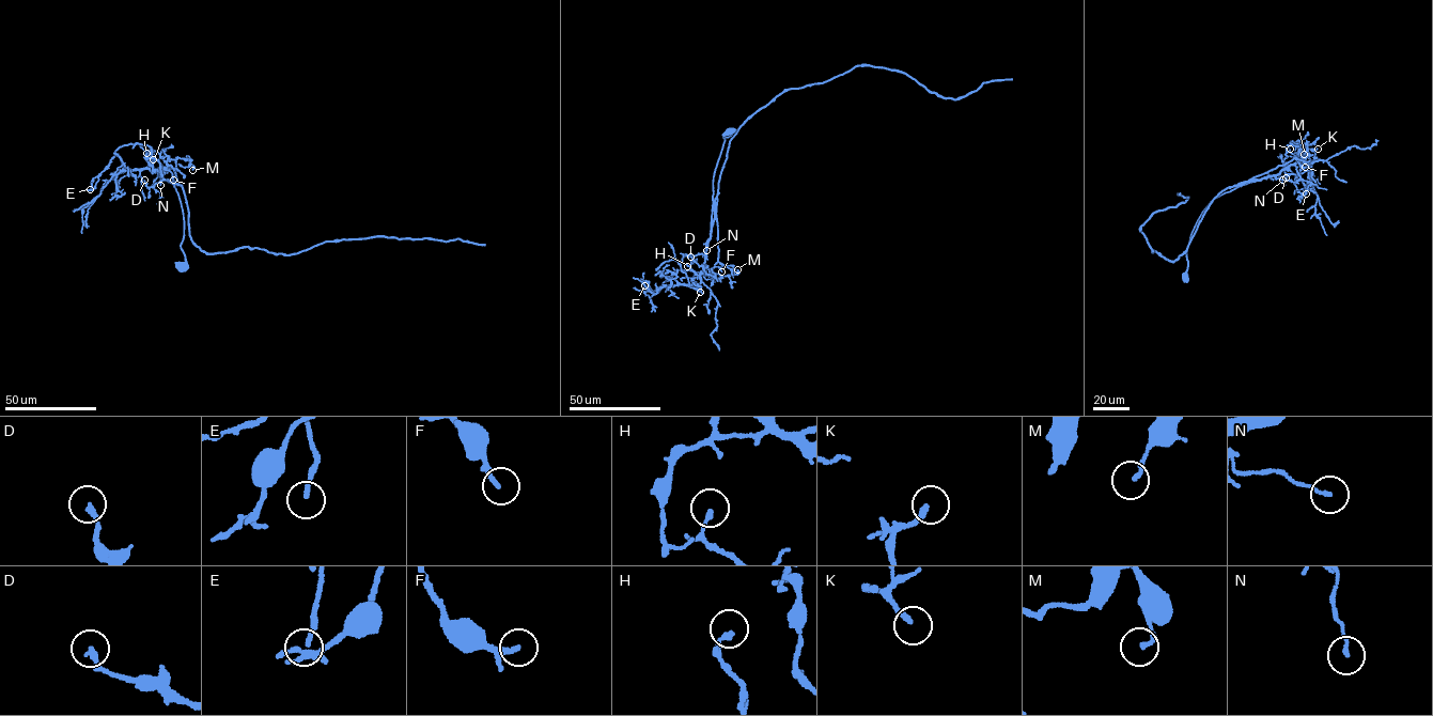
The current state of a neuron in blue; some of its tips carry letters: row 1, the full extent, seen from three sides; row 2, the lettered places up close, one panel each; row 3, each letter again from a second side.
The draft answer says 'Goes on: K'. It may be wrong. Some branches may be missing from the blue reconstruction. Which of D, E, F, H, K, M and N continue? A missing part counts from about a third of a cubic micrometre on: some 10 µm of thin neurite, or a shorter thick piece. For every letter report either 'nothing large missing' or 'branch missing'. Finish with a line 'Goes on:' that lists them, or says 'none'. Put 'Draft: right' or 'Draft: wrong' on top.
Draft: right
D: nothing large missing
E: nothing large missing
F: nothing large missing
H: nothing large missing
K: branch missing
M: nothing large missing
N: nothing large missing
Goes on: K

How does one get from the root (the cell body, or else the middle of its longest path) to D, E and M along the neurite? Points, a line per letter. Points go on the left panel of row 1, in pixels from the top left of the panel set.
D: (182, 265), (184, 221), (174, 184), (164, 180), (159, 171), (160, 180), (153, 186), (148, 187), (144, 180)
E: (182, 265), (183, 211), (170, 182), (177, 178), (157, 152), (143, 144), (120, 146), (90, 189)
M: (182, 265), (180, 200), (174, 184), (158, 171), (174, 168), (177, 158), (188, 159), (192, 170)

